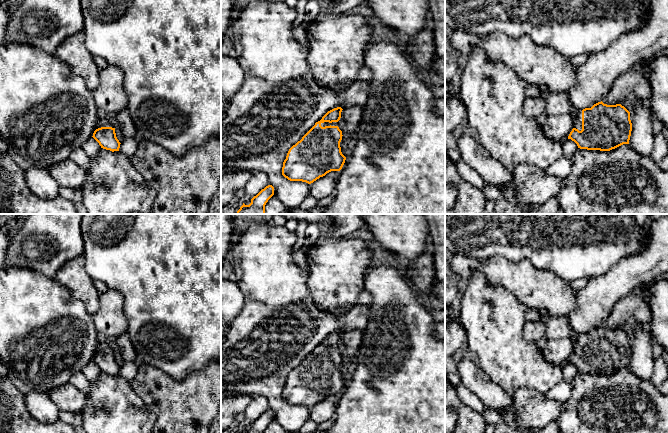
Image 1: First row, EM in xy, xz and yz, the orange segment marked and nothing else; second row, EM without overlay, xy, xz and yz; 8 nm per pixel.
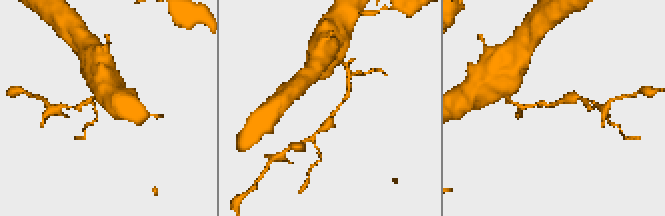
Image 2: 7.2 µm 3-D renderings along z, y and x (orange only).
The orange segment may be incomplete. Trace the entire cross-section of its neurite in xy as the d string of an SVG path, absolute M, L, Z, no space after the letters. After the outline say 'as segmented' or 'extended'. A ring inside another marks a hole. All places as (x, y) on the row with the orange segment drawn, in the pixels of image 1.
M100 113L96 130L92 137L99 143L101 148L112 152L119 151L121 143L116 137L115 128L106 115Z; extended

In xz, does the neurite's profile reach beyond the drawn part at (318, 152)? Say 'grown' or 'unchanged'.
grown

